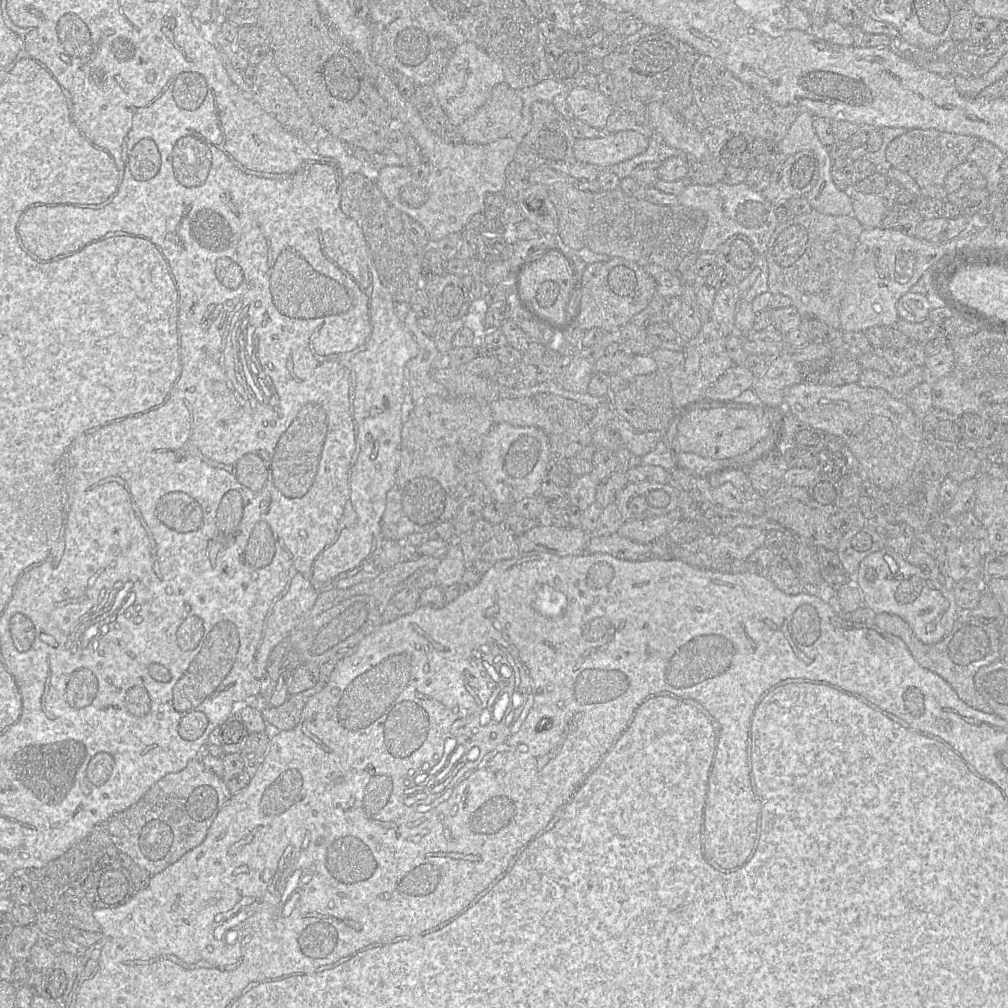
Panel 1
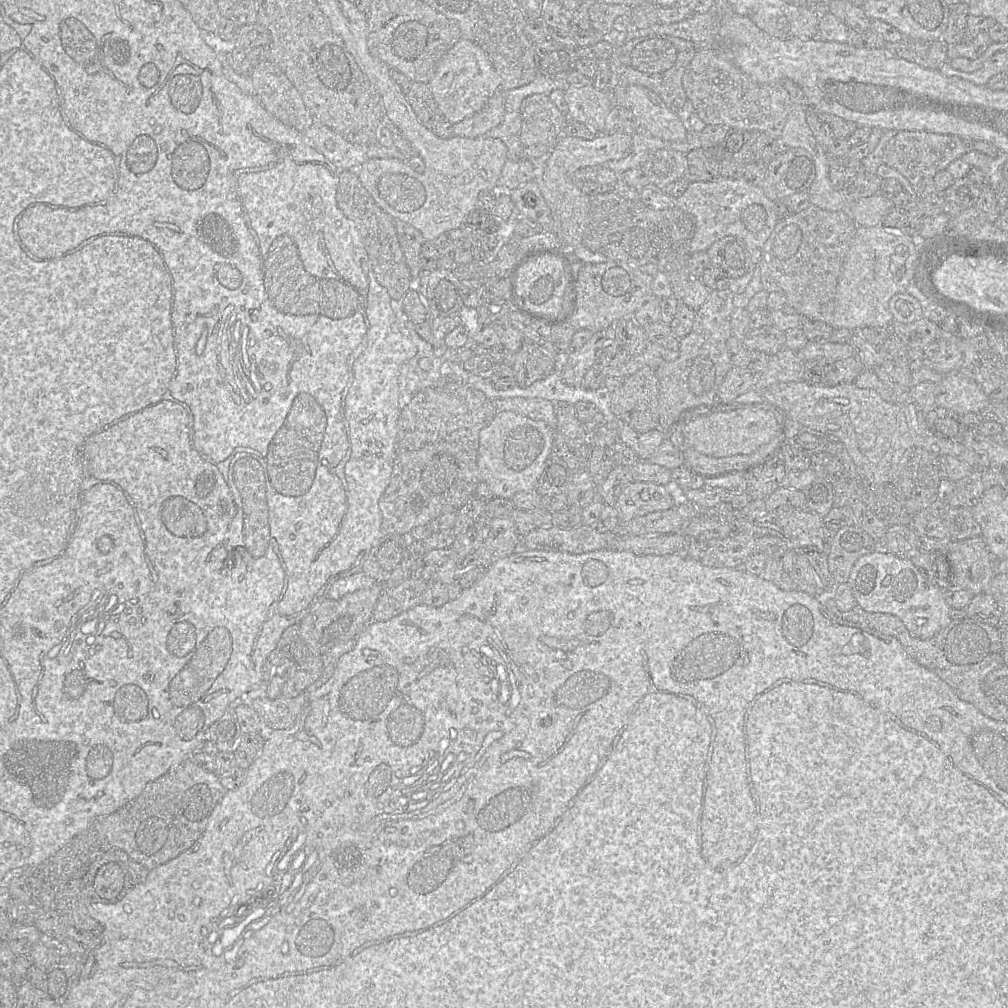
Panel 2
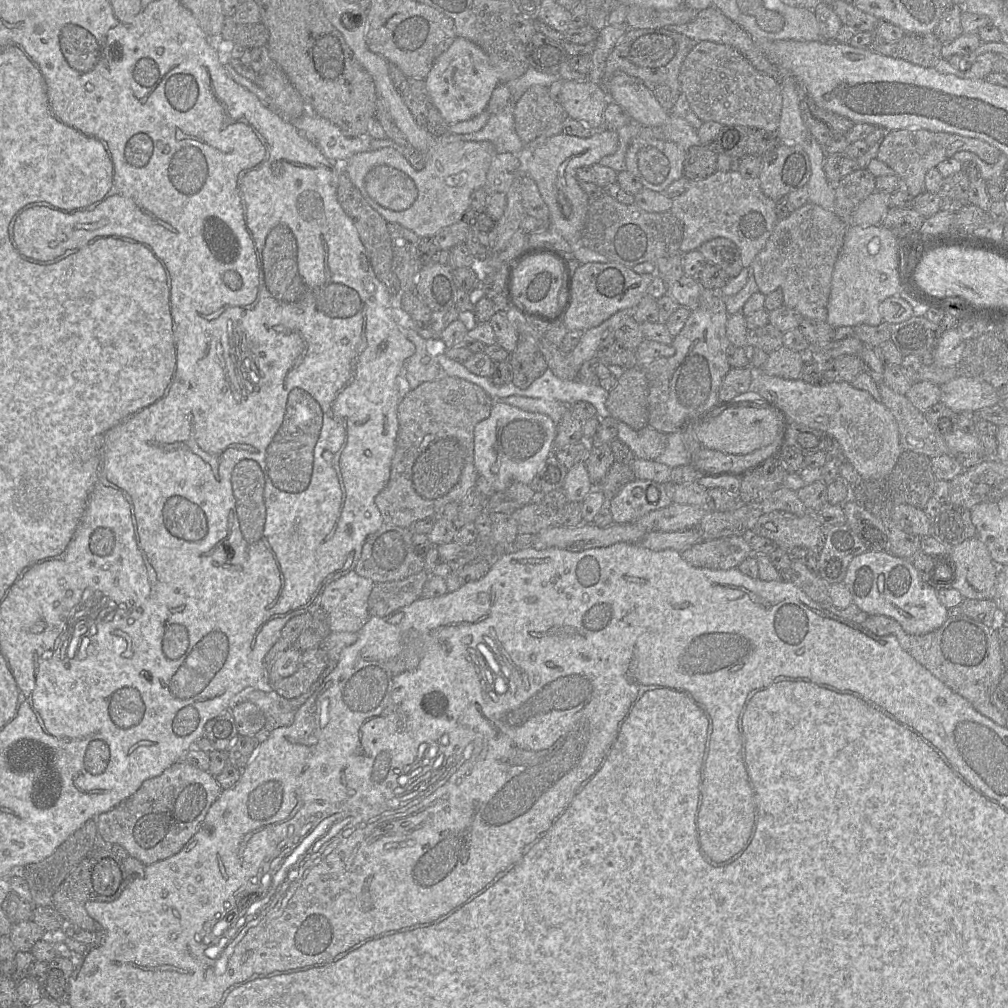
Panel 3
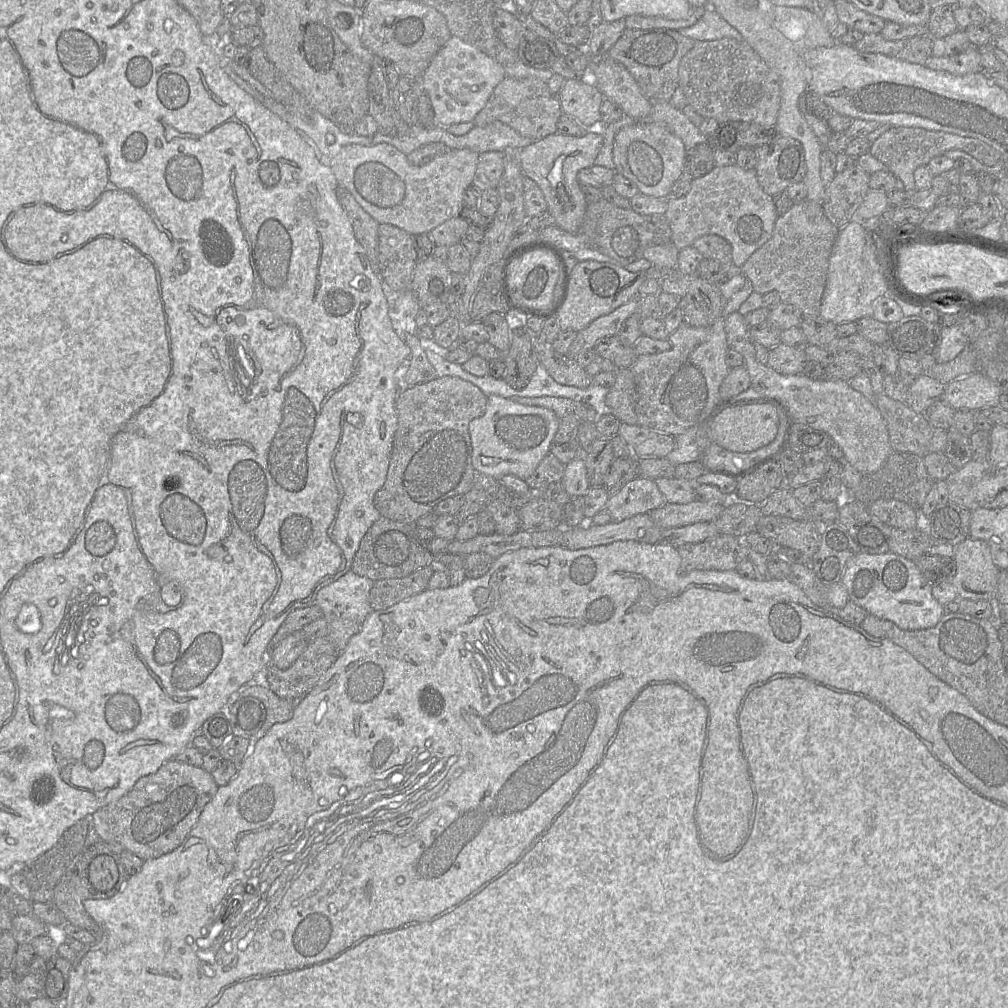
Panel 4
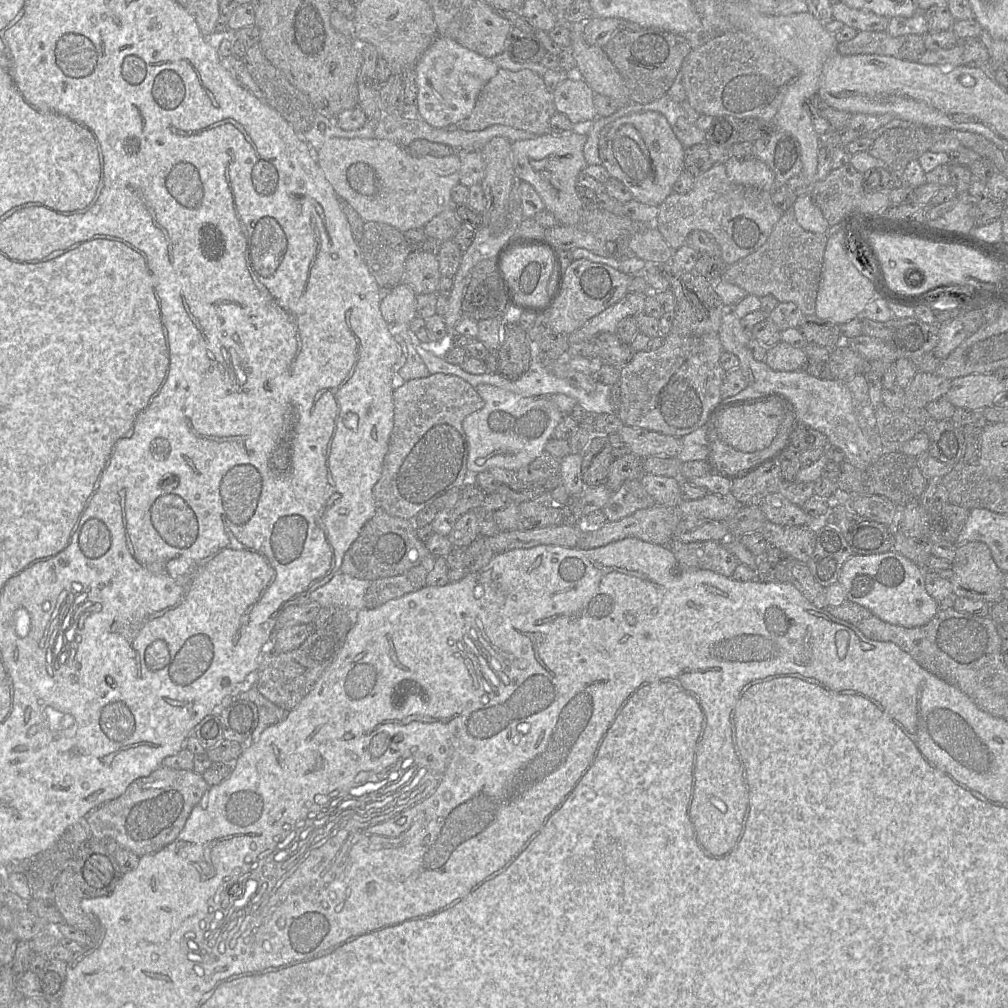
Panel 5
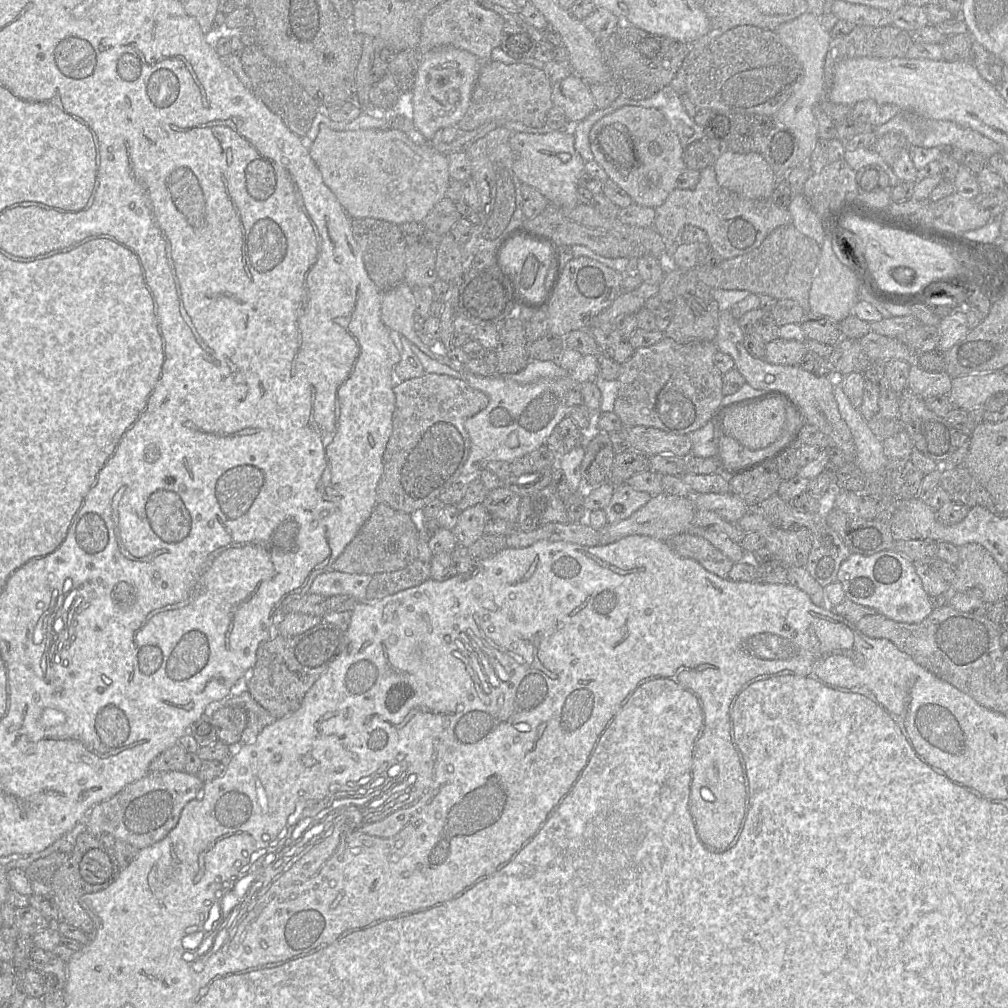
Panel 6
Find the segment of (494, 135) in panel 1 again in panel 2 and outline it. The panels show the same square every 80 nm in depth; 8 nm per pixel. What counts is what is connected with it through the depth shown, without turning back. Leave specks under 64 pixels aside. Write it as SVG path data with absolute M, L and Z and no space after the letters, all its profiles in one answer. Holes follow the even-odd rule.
M499 90L488 100L482 110L453 125L454 136L482 137L487 131L500 124L504 112L504 93Z

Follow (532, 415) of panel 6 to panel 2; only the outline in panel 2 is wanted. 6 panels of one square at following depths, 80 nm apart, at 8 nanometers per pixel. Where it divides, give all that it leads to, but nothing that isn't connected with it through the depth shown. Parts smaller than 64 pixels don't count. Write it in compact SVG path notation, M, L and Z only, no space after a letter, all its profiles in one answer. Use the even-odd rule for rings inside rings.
M512 411L498 412L479 434L477 467L493 497L511 499L516 493L535 490L544 464L552 454L554 431L545 423Z

